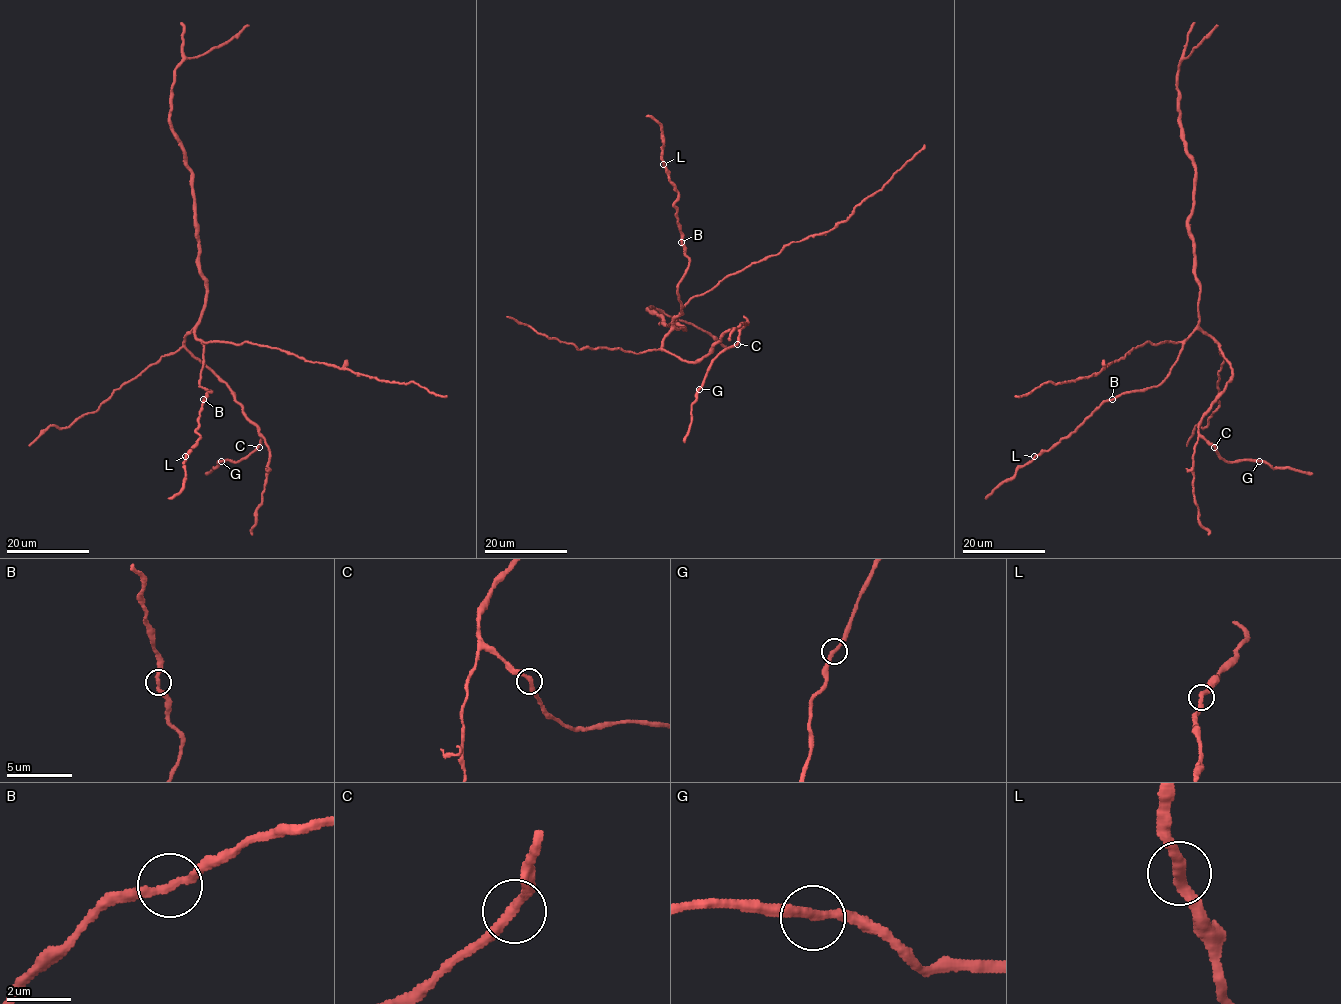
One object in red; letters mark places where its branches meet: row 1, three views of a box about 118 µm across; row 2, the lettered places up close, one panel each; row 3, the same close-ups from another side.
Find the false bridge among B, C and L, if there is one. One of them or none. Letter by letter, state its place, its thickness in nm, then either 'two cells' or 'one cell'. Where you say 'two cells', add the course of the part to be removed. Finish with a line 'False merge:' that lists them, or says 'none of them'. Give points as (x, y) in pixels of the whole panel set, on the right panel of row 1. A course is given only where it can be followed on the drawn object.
B: place (1112, 399); calibre 280 nm; one cell
C: place (1214, 447); calibre 280 nm; one cell
L: place (1034, 456); calibre 280 nm; one cell
False merge: none of them

